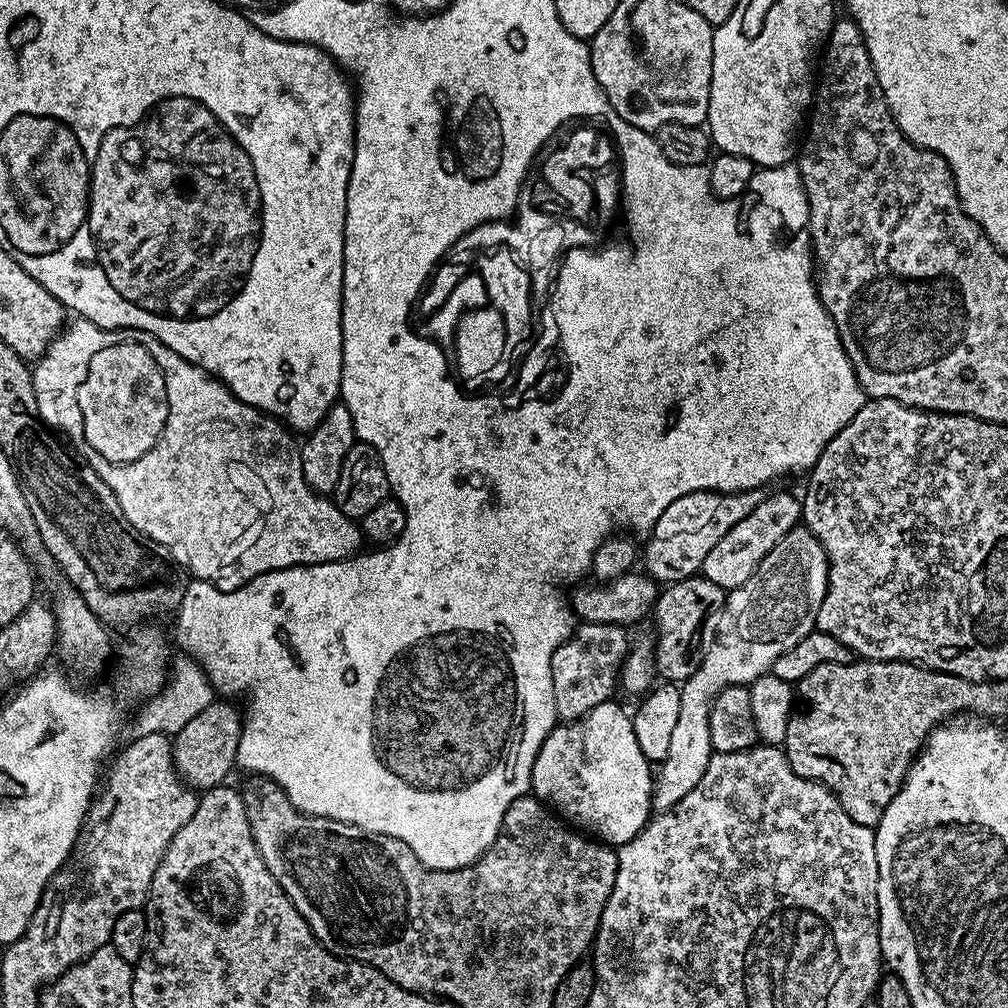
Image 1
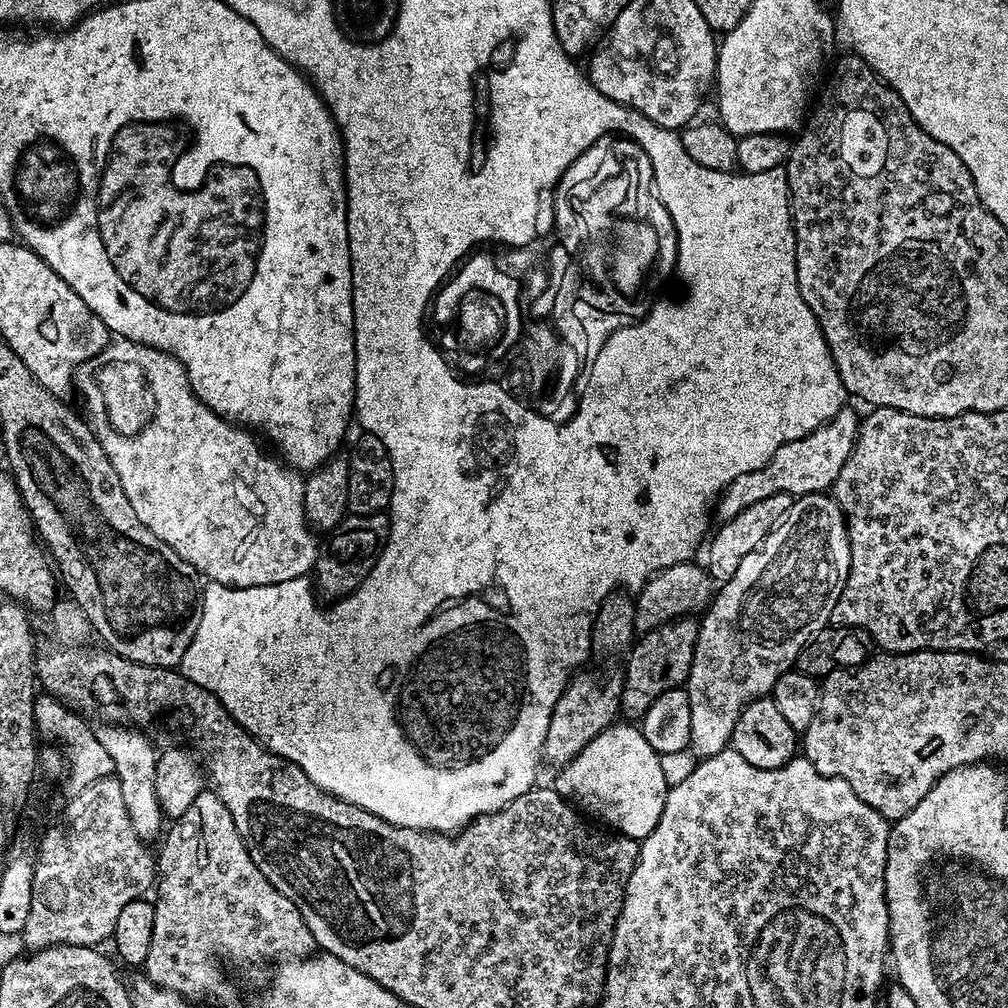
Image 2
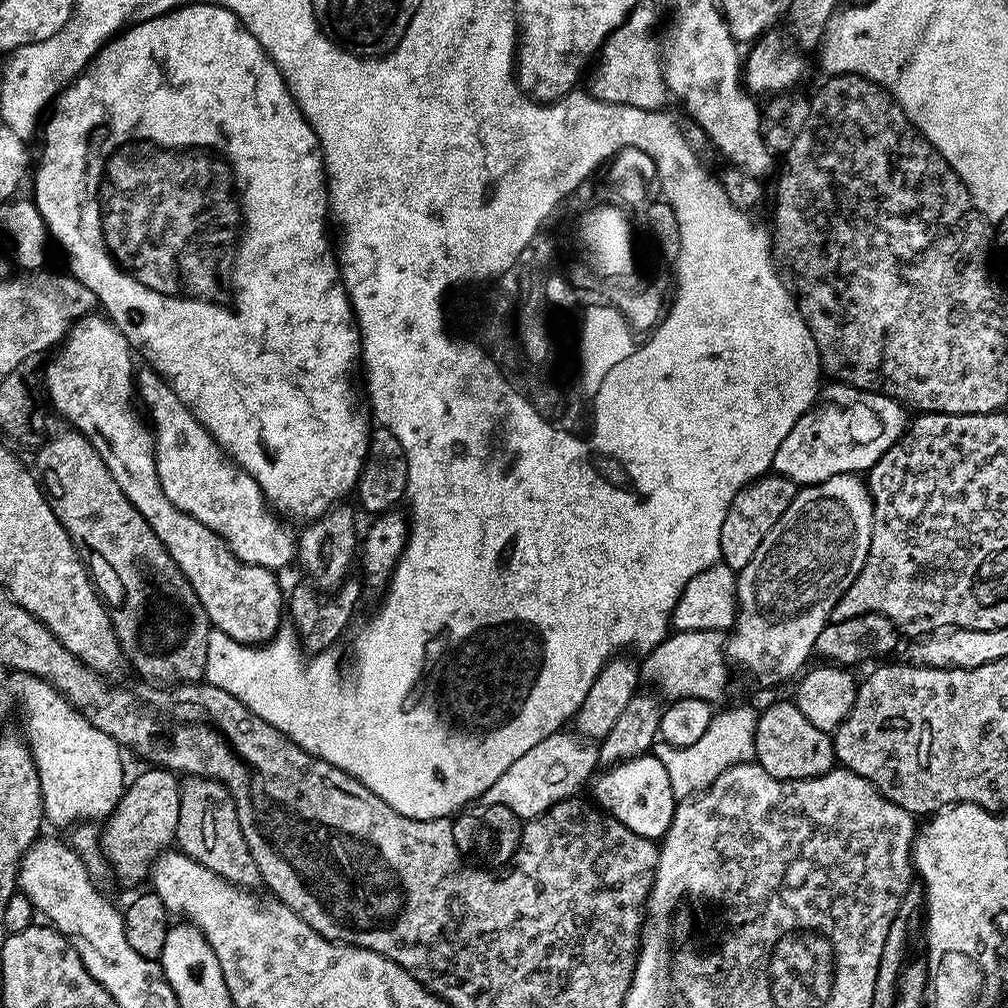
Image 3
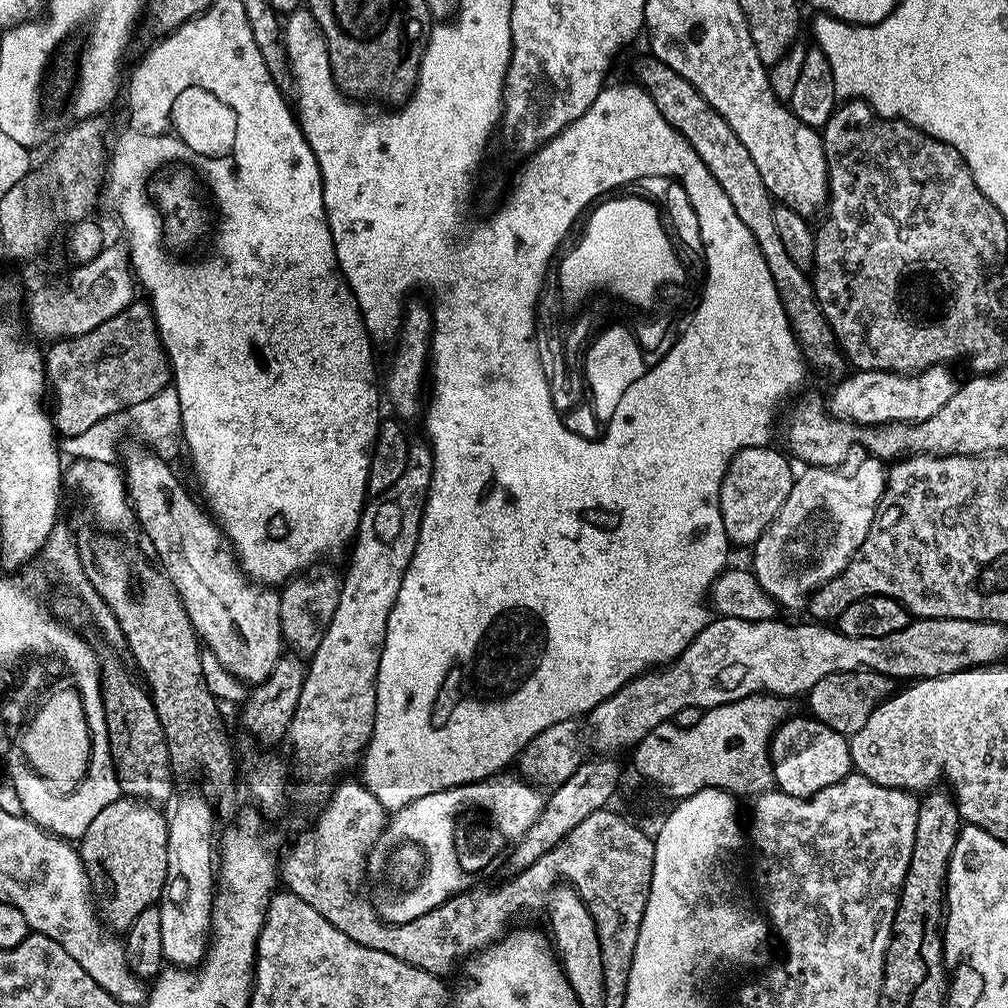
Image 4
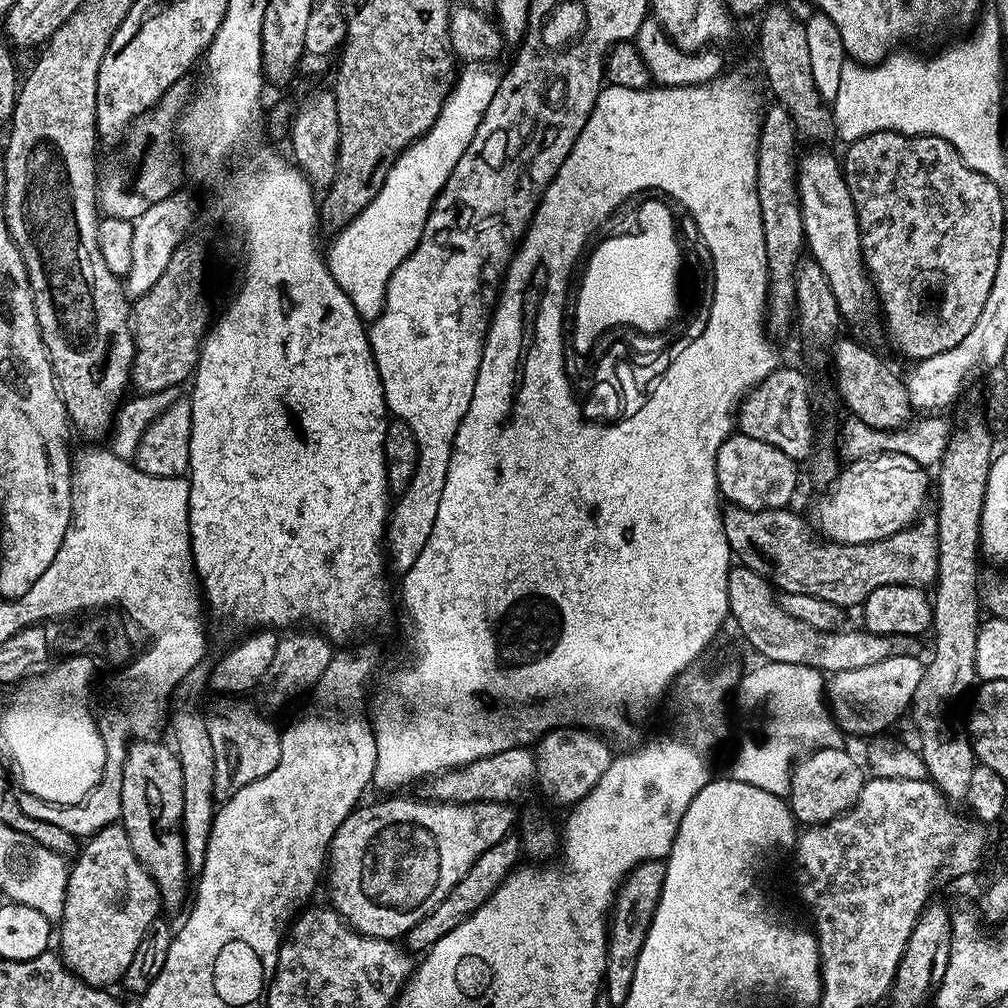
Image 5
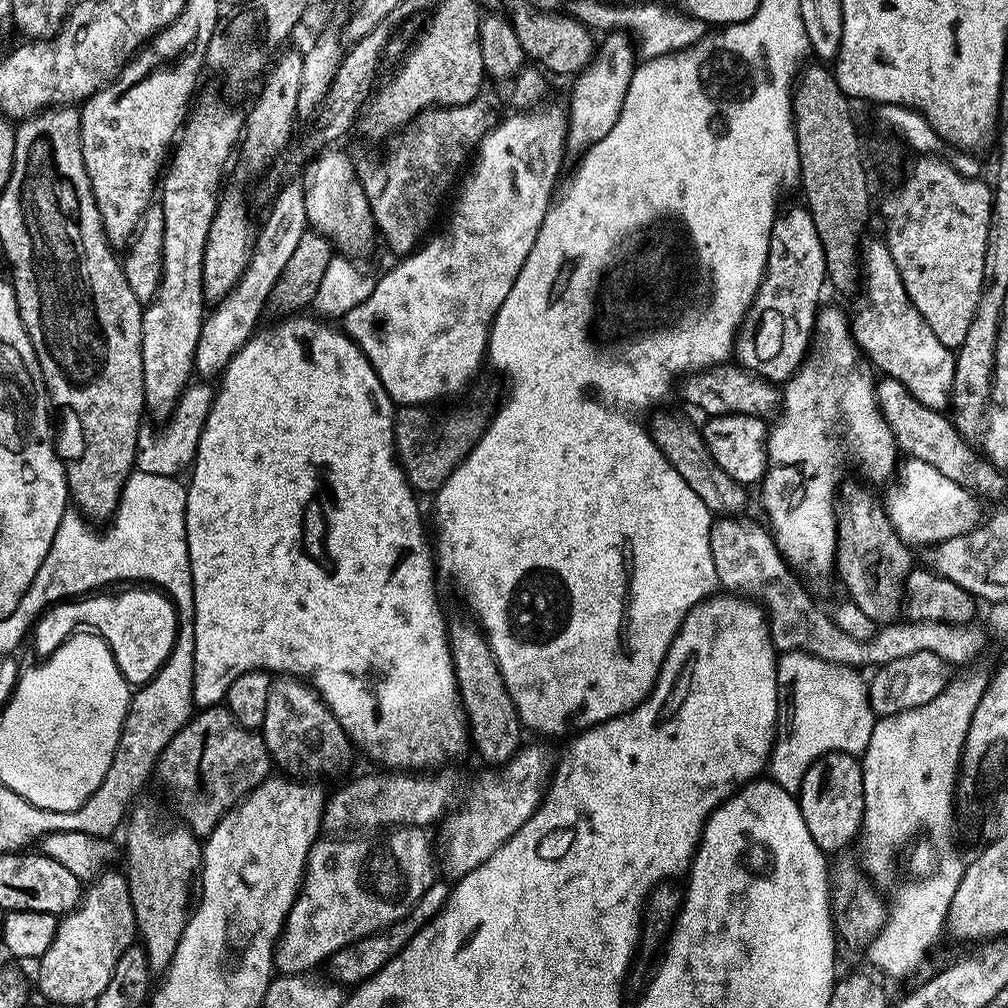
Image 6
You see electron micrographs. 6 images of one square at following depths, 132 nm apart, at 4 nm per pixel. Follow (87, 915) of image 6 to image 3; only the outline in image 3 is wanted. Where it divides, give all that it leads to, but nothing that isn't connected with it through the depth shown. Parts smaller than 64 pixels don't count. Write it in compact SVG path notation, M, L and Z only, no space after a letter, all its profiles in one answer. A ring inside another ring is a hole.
M155 766L146 768L125 787L125 792L101 827L100 850L105 861L114 865L115 874L126 884L136 884L147 879L153 861L175 839L180 809L180 787L177 775L168 769Z

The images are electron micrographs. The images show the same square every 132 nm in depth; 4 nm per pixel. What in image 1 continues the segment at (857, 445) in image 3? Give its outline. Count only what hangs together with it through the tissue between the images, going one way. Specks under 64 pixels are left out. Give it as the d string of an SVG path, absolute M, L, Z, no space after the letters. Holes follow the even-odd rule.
M751 488L745 492L726 492L715 497L715 504L708 516L694 528L680 528L677 531L666 532L662 534L662 529L668 525L672 518L671 513L664 513L660 517L660 523L652 527L650 535L647 537L648 545L642 548L642 565L643 571L651 576L657 582L663 582L665 585L677 584L678 581L684 580L688 576L695 576L703 569L706 562L706 554L762 502L766 492L764 488Z

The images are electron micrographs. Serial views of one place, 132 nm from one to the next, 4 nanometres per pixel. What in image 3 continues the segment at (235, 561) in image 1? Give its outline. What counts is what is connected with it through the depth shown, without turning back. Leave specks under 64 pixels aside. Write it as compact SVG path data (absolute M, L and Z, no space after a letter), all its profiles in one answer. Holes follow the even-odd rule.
M147 371L141 376L139 373L138 376L138 400L148 407L147 419L150 421L150 431L155 441L157 480L166 498L175 508L202 522L202 526L206 526L215 536L220 537L224 546L242 562L273 570L281 570L280 568L286 567L288 563L293 563L296 554L294 532L291 532L284 525L287 523L273 511L258 484L224 455L224 451L214 442L210 433L196 421L194 414L190 414L182 398L174 394L171 384L159 372Z

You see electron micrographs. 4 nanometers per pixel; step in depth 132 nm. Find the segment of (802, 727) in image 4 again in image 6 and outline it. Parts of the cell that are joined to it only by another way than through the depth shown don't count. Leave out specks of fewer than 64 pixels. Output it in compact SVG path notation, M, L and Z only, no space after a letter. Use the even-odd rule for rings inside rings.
M842 752L830 753L818 758L806 770L806 778L802 782L798 793L802 818L806 822L806 830L810 830L810 838L826 854L840 852L852 844L852 839L859 837L864 822L864 766L857 757Z

